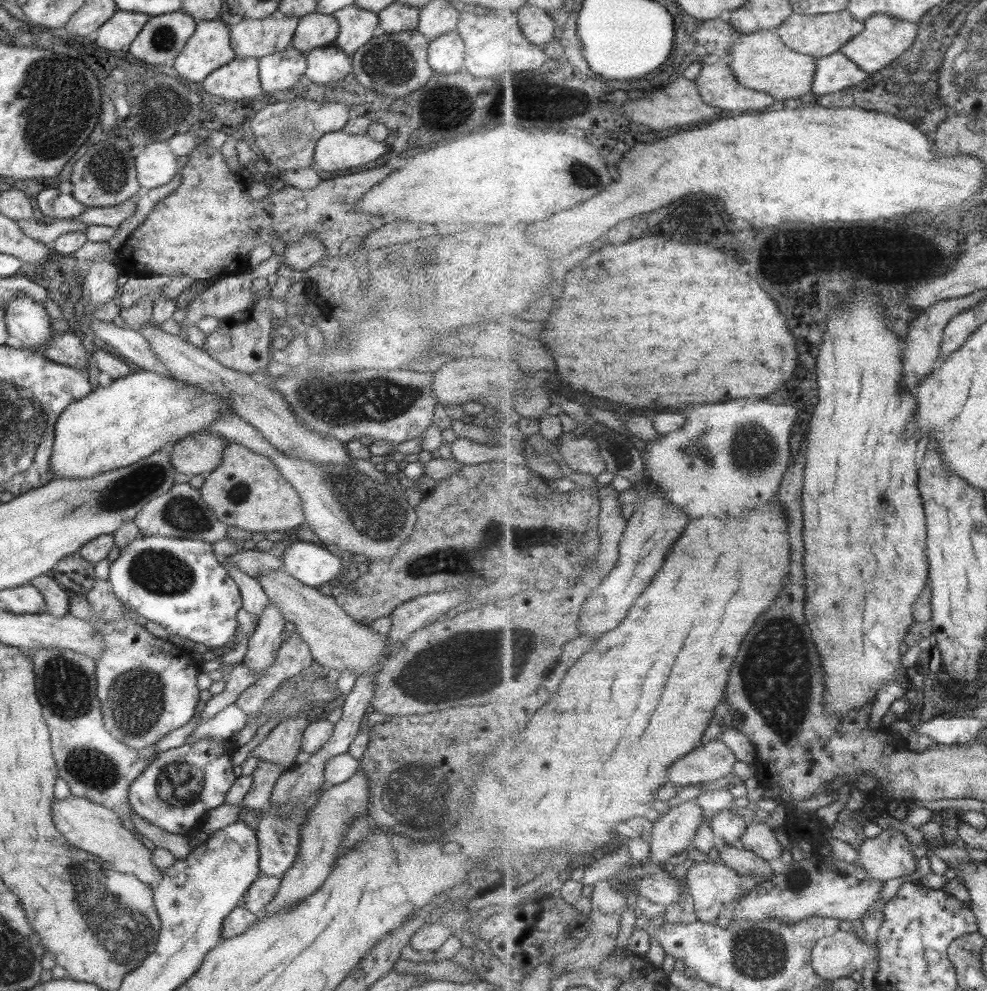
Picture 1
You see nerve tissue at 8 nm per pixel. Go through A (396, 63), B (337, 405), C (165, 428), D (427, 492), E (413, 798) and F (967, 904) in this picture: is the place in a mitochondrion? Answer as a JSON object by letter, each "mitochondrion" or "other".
{"A":"mitochondrion","B":"mitochondrion","C":"other","D":"other","E":"mitochondrion","F":"other"}

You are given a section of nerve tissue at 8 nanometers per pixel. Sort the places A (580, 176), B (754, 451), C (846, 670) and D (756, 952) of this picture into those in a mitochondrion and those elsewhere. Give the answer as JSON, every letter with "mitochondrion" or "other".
{"A":"mitochondrion","B":"mitochondrion","C":"other","D":"mitochondrion"}

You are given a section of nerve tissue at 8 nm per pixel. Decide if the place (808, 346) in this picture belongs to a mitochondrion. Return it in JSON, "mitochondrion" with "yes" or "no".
{"mitochondrion":"no"}

